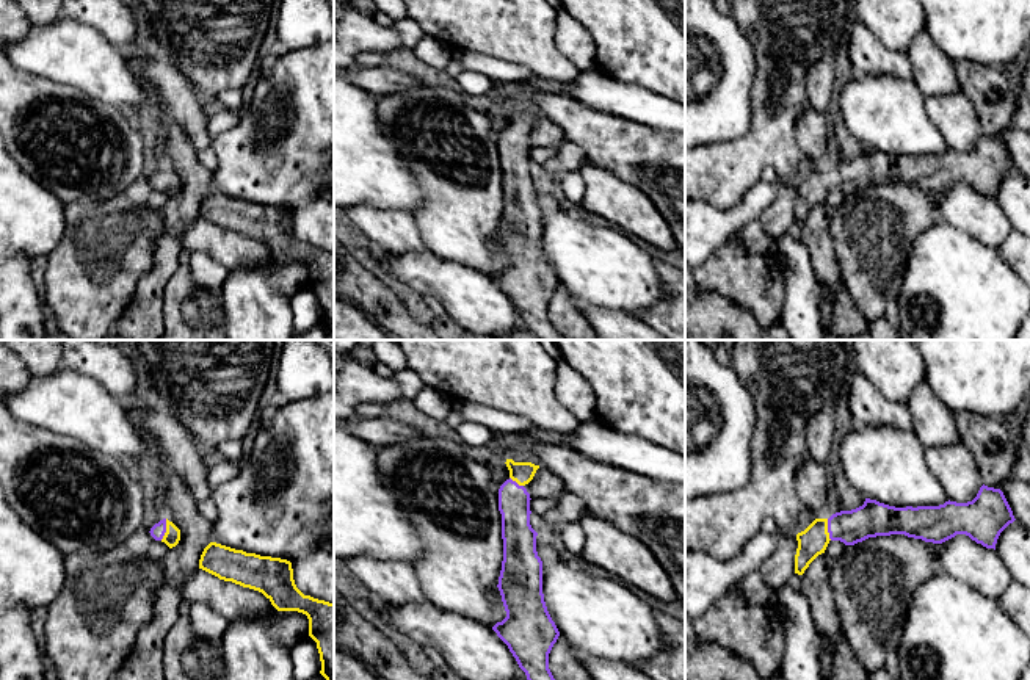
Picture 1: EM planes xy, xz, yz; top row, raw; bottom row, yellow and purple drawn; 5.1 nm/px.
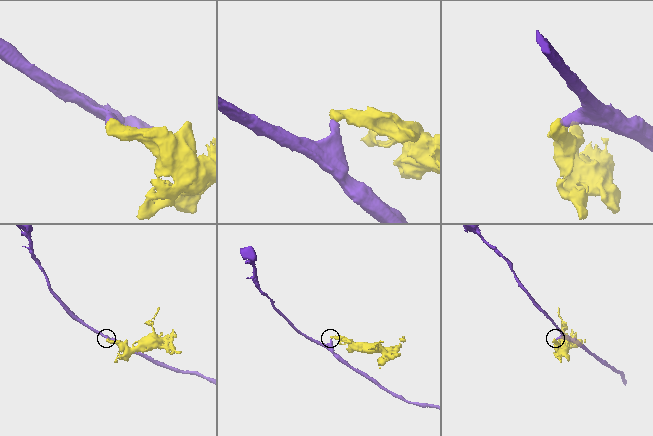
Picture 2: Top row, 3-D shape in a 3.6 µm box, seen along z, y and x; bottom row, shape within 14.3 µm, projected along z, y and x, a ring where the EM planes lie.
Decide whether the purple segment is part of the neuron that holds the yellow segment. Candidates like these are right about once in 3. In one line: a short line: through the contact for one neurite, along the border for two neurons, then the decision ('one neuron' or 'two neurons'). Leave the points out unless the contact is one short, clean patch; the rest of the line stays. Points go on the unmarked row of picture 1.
xy (171, 187), (166, 179), (157, 180) | one neuron

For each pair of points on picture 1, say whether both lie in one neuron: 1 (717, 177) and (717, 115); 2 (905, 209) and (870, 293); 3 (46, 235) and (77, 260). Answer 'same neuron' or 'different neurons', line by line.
1: different neurons
2: same neuron
3: different neurons

